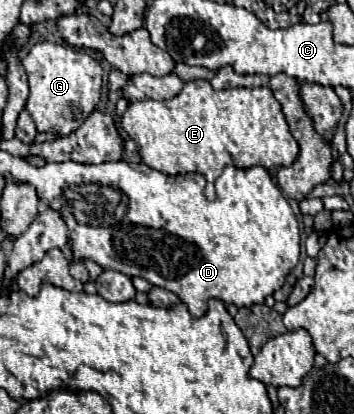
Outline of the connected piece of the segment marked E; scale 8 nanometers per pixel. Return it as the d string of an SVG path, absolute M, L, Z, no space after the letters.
M191 80L171 100L131 102L121 122L125 132L141 146L141 158L147 166L163 174L199 172L205 176L209 188L219 178L225 166L235 166L235 168L263 166L269 174L277 174L279 168L291 166L299 156L299 146L289 132L289 124L285 120L281 104L275 100L269 88L213 90L213 86L207 80Z

